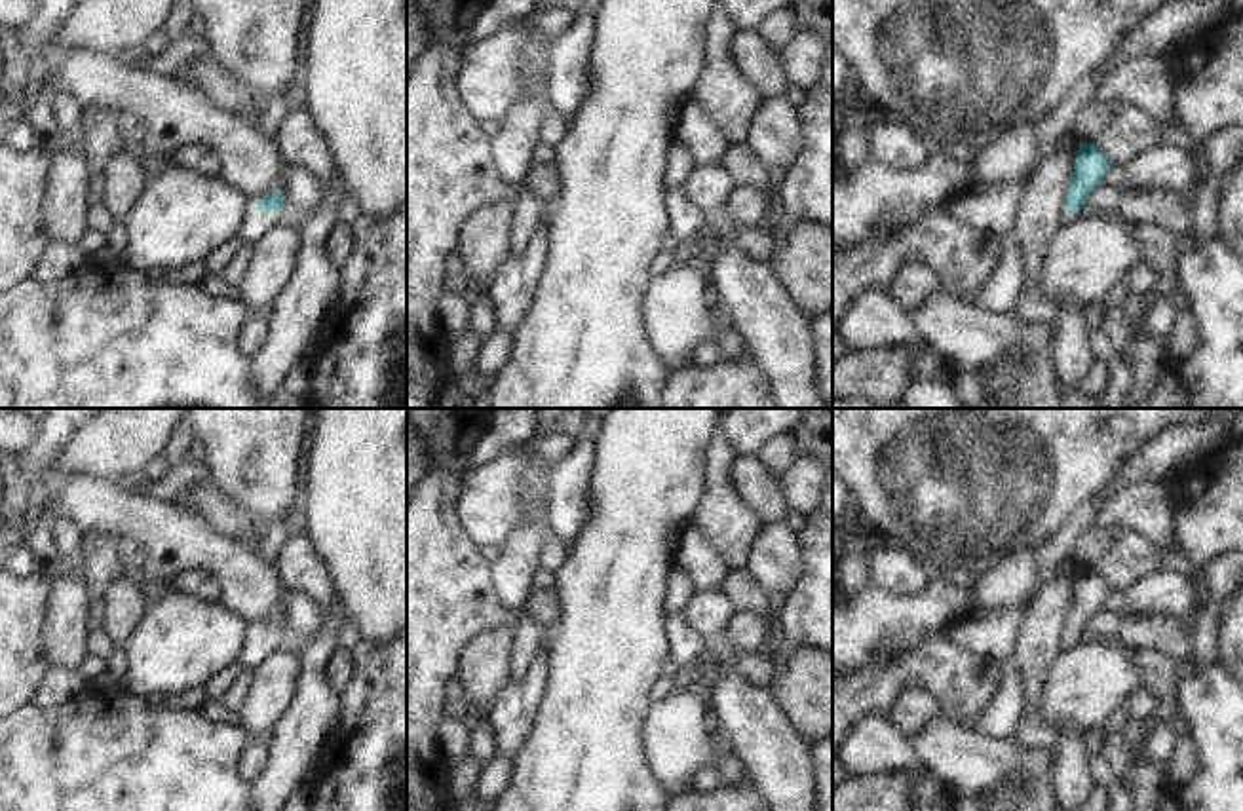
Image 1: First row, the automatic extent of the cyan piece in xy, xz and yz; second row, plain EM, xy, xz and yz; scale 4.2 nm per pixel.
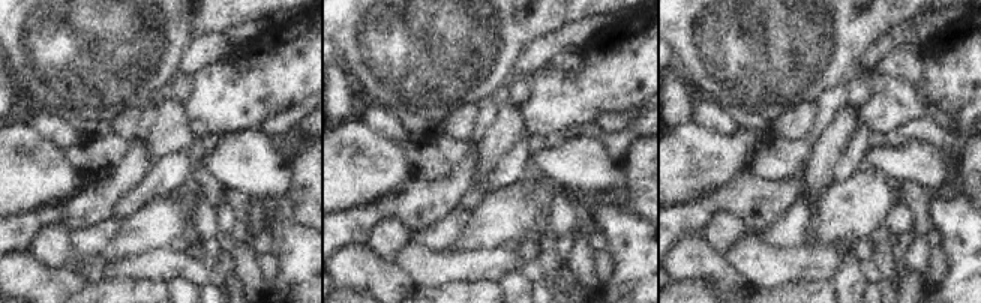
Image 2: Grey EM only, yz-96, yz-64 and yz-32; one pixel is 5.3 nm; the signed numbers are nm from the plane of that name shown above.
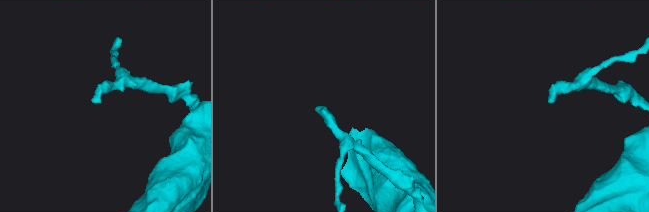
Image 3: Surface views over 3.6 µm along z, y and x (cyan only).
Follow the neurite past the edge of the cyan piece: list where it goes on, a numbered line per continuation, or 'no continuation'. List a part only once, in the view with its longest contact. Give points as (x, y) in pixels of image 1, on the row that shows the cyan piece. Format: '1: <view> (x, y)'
1: xy (255, 223)

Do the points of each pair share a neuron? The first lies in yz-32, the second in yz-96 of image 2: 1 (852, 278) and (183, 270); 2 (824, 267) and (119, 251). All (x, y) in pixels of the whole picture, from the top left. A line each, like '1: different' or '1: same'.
1: different
2: different

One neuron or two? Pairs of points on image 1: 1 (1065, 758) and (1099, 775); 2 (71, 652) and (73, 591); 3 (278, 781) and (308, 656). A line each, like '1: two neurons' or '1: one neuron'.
1: two neurons
2: one neuron
3: one neuron

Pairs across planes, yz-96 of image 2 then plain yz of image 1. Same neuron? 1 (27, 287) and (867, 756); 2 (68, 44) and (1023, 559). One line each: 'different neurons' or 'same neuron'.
1: same neuron
2: different neurons

